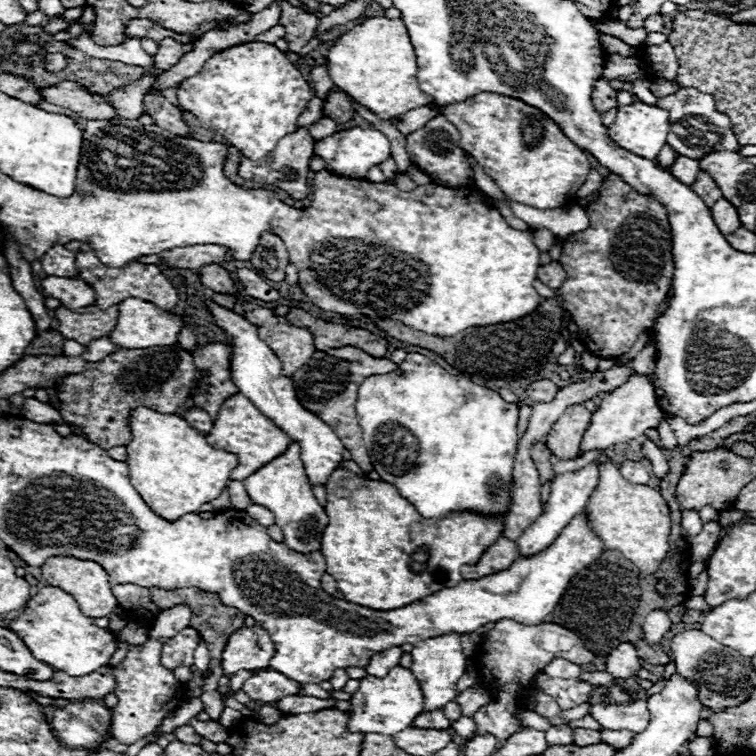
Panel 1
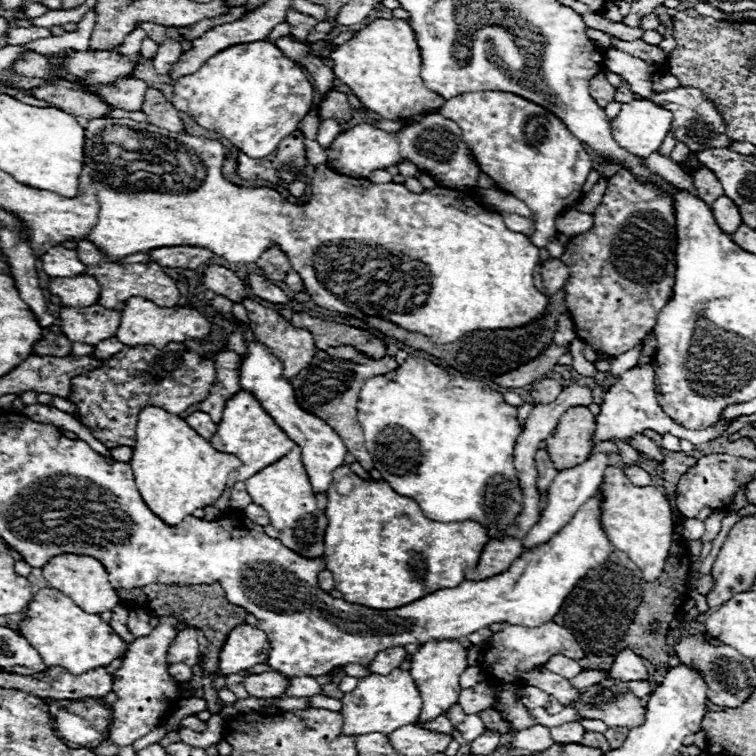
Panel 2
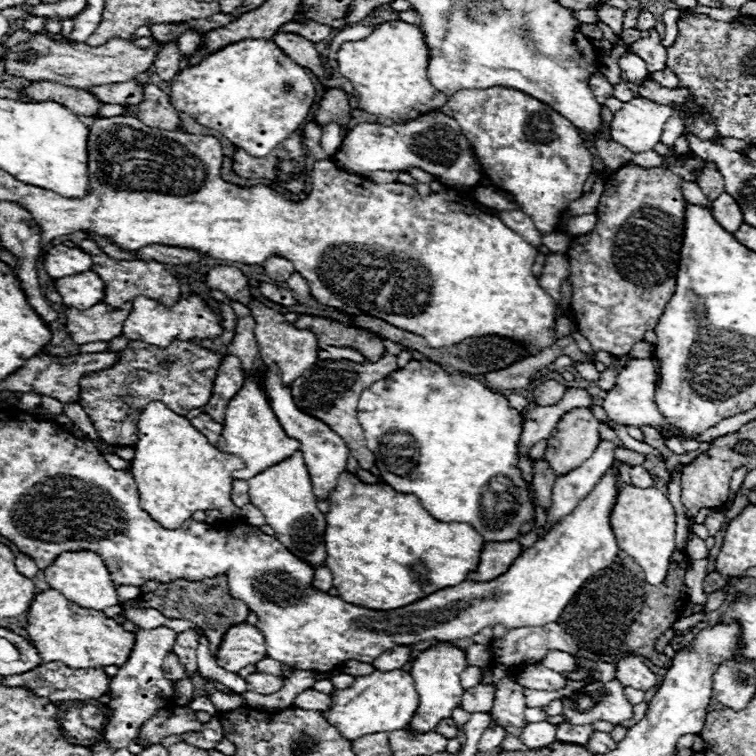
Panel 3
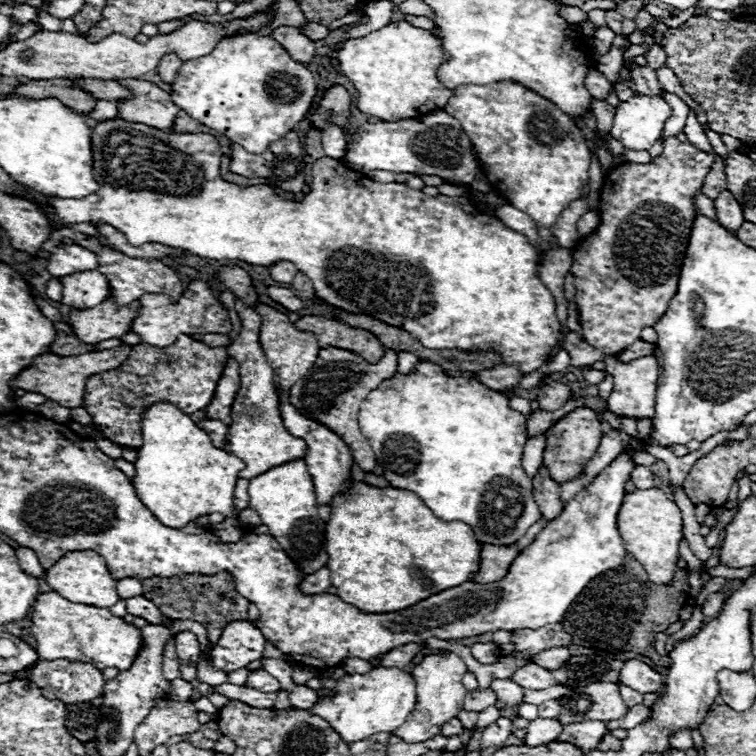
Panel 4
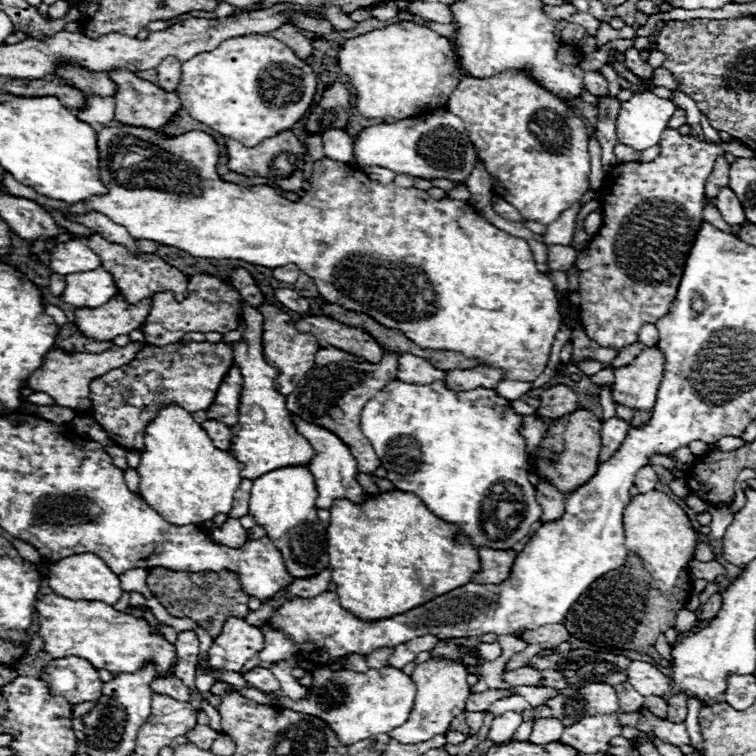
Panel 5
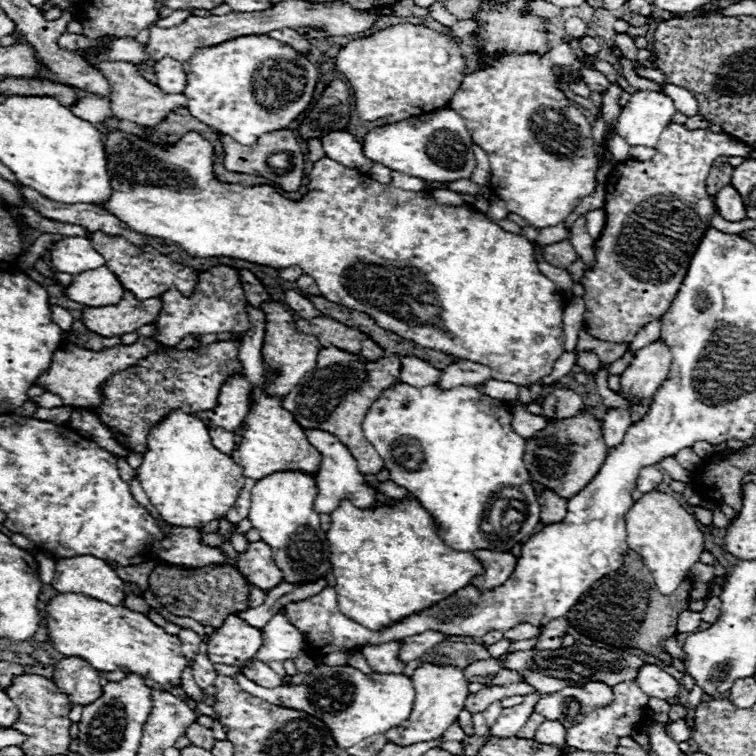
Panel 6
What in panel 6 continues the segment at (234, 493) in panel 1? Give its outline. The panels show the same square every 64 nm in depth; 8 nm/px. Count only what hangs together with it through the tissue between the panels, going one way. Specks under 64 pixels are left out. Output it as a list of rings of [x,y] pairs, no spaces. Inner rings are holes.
[[[246,478],[244,482],[244,488],[240,490],[240,496],[238,496],[238,502],[234,502],[230,514],[226,514],[226,520],[232,522],[232,524],[238,524],[240,520],[248,518],[248,512],[250,512],[250,490],[254,488],[256,480],[252,478]]]

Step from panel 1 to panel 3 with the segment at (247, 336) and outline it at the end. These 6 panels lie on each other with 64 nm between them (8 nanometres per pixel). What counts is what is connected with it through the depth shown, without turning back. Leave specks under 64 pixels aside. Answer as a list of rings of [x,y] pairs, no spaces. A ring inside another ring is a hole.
[[[268,366],[268,374],[264,380],[264,388],[266,388],[266,396],[270,400],[270,406],[274,410],[274,414],[278,416],[284,432],[290,438],[300,440],[300,450],[304,454],[304,462],[312,480],[312,488],[318,500],[328,500],[330,492],[336,488],[336,480],[342,472],[346,472],[346,460],[350,456],[348,446],[342,442],[342,438],[338,438],[338,434],[334,434],[334,430],[330,430],[330,426],[326,426],[324,422],[318,422],[318,418],[310,418],[306,414],[302,414],[294,402],[292,402],[292,394],[290,388],[282,384],[280,380],[280,372],[276,366]]]

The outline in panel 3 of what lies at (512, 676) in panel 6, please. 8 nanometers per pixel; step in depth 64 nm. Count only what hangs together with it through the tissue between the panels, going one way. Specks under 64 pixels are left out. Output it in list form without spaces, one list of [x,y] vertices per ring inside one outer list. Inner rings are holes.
[[[524,666],[522,670],[516,672],[518,676],[518,684],[524,688],[532,688],[532,690],[558,690],[566,684],[566,680],[554,672],[548,670],[544,666]]]

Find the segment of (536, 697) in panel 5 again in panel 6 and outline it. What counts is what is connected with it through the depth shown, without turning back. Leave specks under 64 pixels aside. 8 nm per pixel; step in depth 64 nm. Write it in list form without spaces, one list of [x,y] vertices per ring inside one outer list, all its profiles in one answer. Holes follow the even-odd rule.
[[[518,682],[518,684],[514,684],[514,686],[490,686],[490,688],[486,686],[486,688],[482,688],[480,692],[468,694],[464,708],[466,708],[468,712],[476,714],[476,712],[484,712],[484,710],[486,710],[492,702],[496,702],[496,700],[510,698],[510,696],[516,696],[516,694],[526,696],[526,694],[532,694],[532,692],[536,692],[536,690],[534,690],[530,684],[526,684],[526,682]]]

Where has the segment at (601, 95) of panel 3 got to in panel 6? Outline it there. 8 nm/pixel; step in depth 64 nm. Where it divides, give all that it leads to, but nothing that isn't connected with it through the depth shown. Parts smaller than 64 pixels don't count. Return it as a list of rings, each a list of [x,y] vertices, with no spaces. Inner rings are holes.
[[[582,68],[582,70],[580,70],[580,76],[582,76],[582,80],[586,82],[586,86],[588,86],[590,90],[604,92],[604,90],[606,90],[606,86],[610,86],[608,78],[606,78],[602,72],[598,72],[598,70],[592,70],[592,68]]]

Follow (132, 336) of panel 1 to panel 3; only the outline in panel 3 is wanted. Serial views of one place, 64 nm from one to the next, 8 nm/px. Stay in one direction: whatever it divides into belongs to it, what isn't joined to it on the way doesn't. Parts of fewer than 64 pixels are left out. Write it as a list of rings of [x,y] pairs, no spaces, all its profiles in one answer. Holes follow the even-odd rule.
[[[192,292],[188,298],[178,300],[174,306],[164,306],[158,300],[152,300],[146,296],[138,296],[132,302],[134,302],[134,308],[126,318],[124,330],[122,330],[122,334],[130,340],[142,340],[146,344],[166,348],[174,338],[180,338],[180,340],[216,338],[224,332],[222,316],[218,316],[198,292]]]

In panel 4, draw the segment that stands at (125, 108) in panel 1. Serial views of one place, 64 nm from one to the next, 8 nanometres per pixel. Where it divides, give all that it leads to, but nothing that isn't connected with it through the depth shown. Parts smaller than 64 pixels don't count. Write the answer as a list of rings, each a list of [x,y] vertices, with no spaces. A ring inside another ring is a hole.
[[[98,78],[78,80],[76,86],[86,90],[88,94],[92,94],[94,98],[100,98],[100,100],[120,100],[120,98],[130,96],[130,92],[126,88],[122,88],[118,82],[102,82]]]

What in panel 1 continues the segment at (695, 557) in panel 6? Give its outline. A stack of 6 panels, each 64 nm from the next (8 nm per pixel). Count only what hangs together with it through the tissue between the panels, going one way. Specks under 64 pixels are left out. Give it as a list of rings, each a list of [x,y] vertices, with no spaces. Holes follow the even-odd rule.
[[[604,464],[600,468],[598,486],[592,492],[590,502],[586,504],[586,512],[590,518],[592,530],[602,538],[608,550],[618,550],[632,564],[640,568],[640,574],[652,576],[662,564],[668,552],[668,536],[670,536],[670,510],[662,494],[650,486],[638,486],[628,482],[618,466]]]

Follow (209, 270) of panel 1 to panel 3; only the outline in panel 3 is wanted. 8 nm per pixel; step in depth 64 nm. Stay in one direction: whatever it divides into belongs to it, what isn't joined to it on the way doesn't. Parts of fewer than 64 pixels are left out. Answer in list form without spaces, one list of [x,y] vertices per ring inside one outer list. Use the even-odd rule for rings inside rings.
[[[214,266],[206,276],[206,284],[212,290],[224,292],[226,296],[230,296],[230,300],[238,300],[238,302],[242,302],[246,306],[252,302],[252,292],[250,292],[248,278],[238,268]]]

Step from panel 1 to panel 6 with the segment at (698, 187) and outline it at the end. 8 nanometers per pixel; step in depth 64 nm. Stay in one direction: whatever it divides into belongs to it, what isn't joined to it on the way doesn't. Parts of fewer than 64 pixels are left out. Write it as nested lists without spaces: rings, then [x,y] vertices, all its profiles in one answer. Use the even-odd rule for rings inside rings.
[[[722,156],[722,158],[714,160],[714,166],[710,168],[710,174],[706,178],[706,188],[708,188],[710,196],[716,196],[722,186],[730,184],[732,170],[734,168],[728,164],[728,156]]]

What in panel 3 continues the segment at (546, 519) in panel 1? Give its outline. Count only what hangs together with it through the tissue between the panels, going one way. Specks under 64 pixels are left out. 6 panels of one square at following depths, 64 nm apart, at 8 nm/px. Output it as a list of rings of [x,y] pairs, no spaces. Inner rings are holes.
[[[602,440],[596,448],[596,452],[592,454],[592,458],[588,458],[582,466],[578,466],[574,472],[556,478],[554,482],[554,502],[552,502],[552,510],[548,512],[548,522],[546,528],[540,532],[540,536],[544,536],[562,516],[570,514],[574,510],[574,506],[578,504],[578,500],[582,500],[594,486],[596,482],[602,478],[602,474],[614,464],[614,450],[618,446]]]

